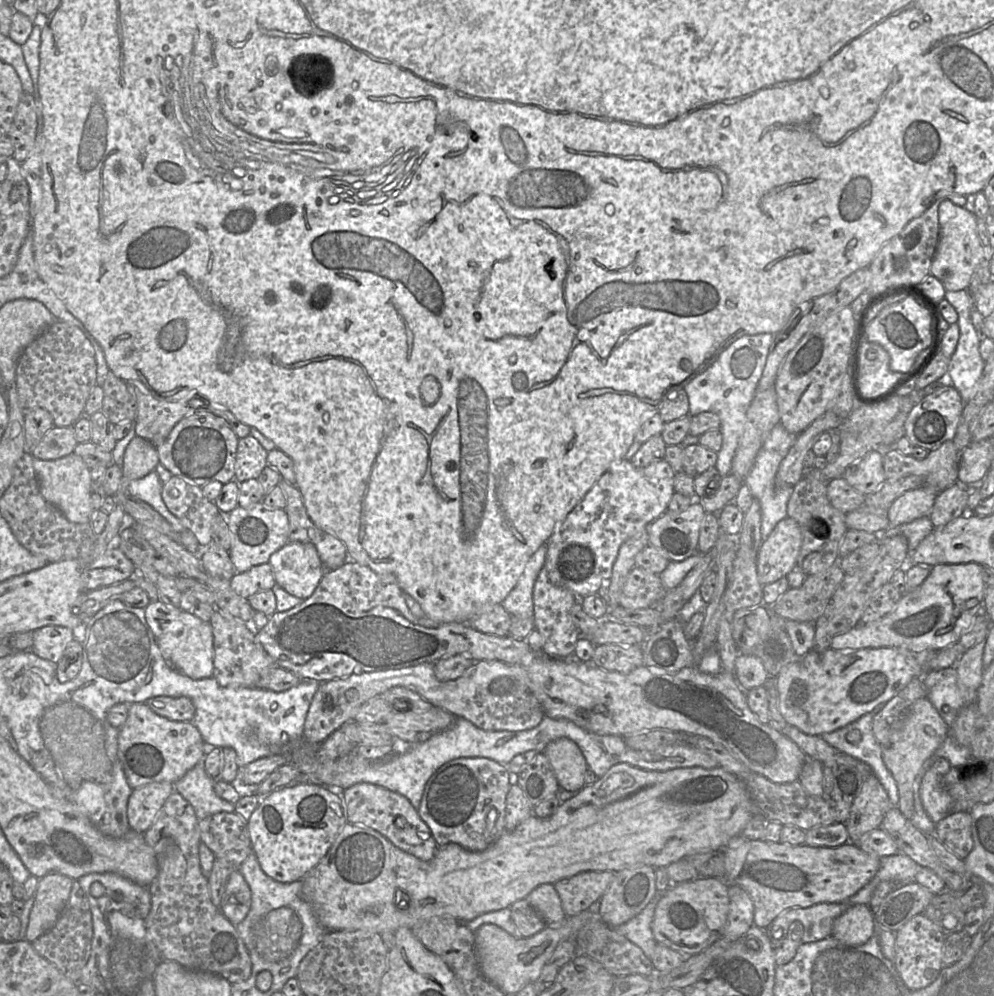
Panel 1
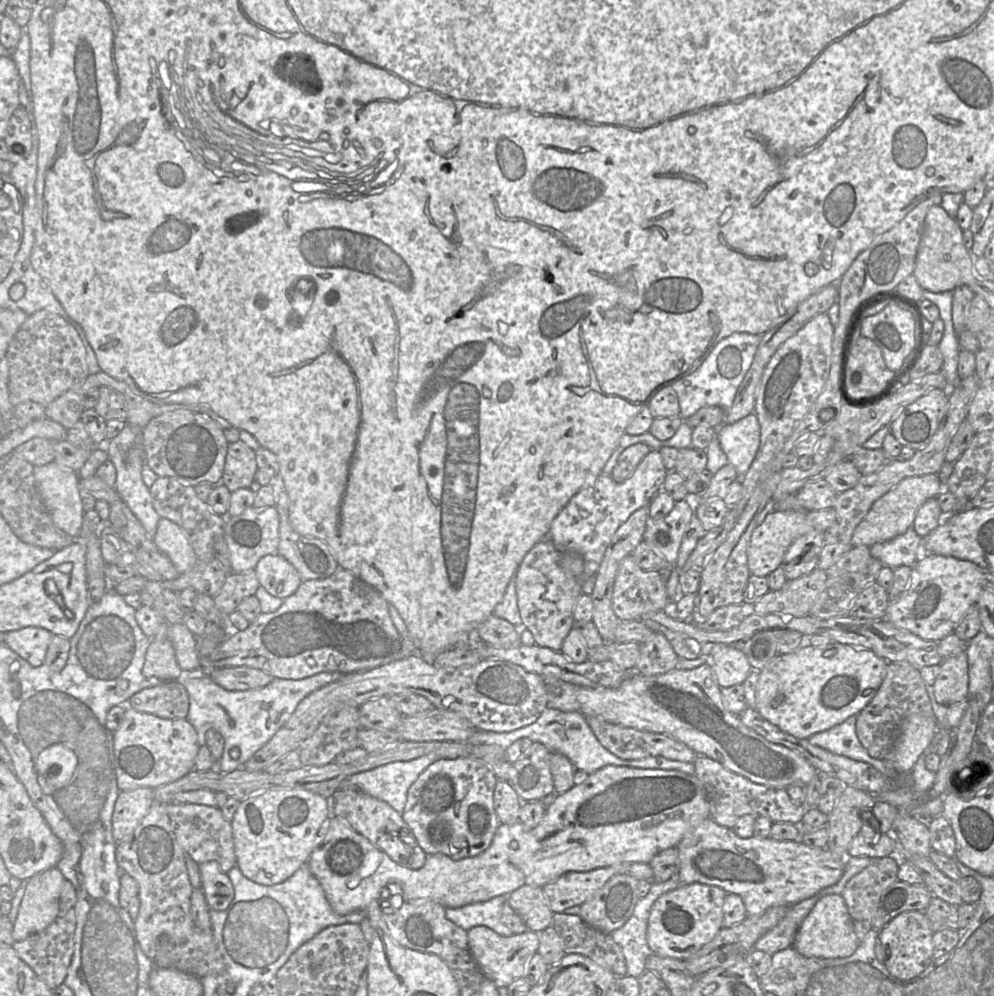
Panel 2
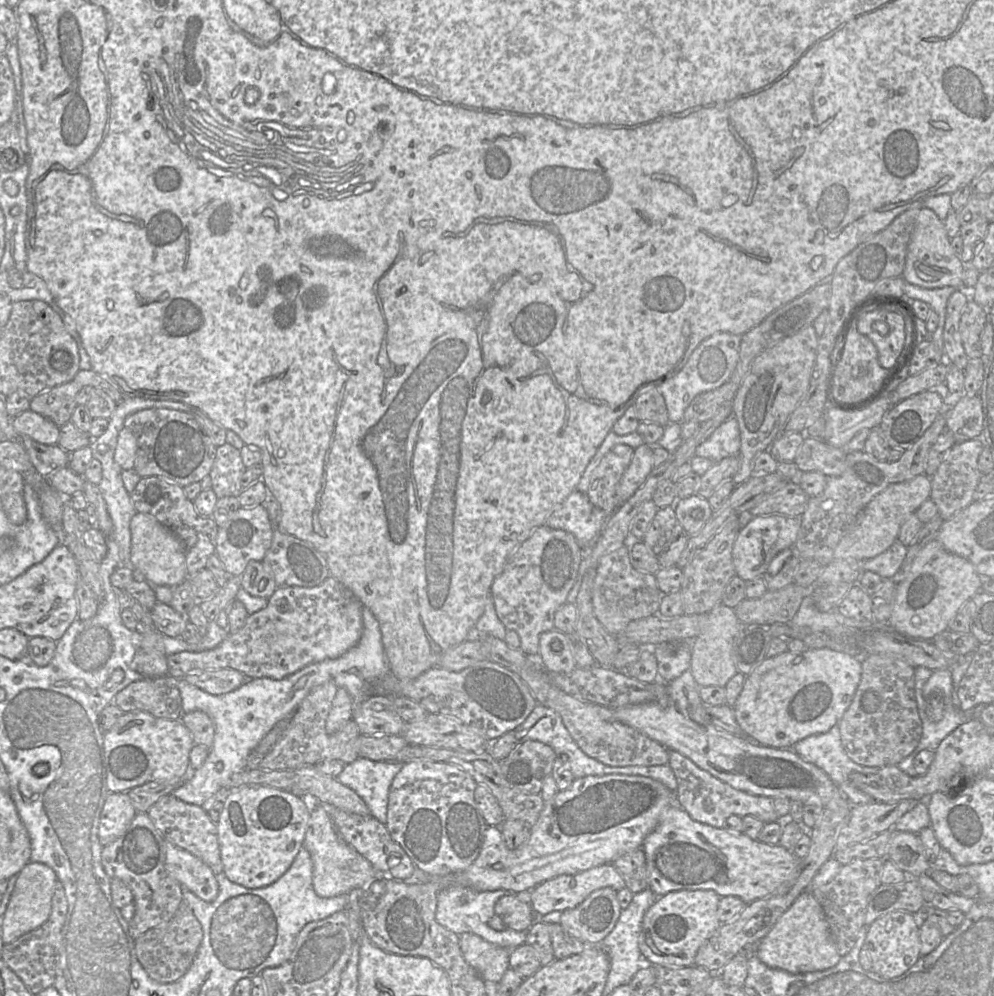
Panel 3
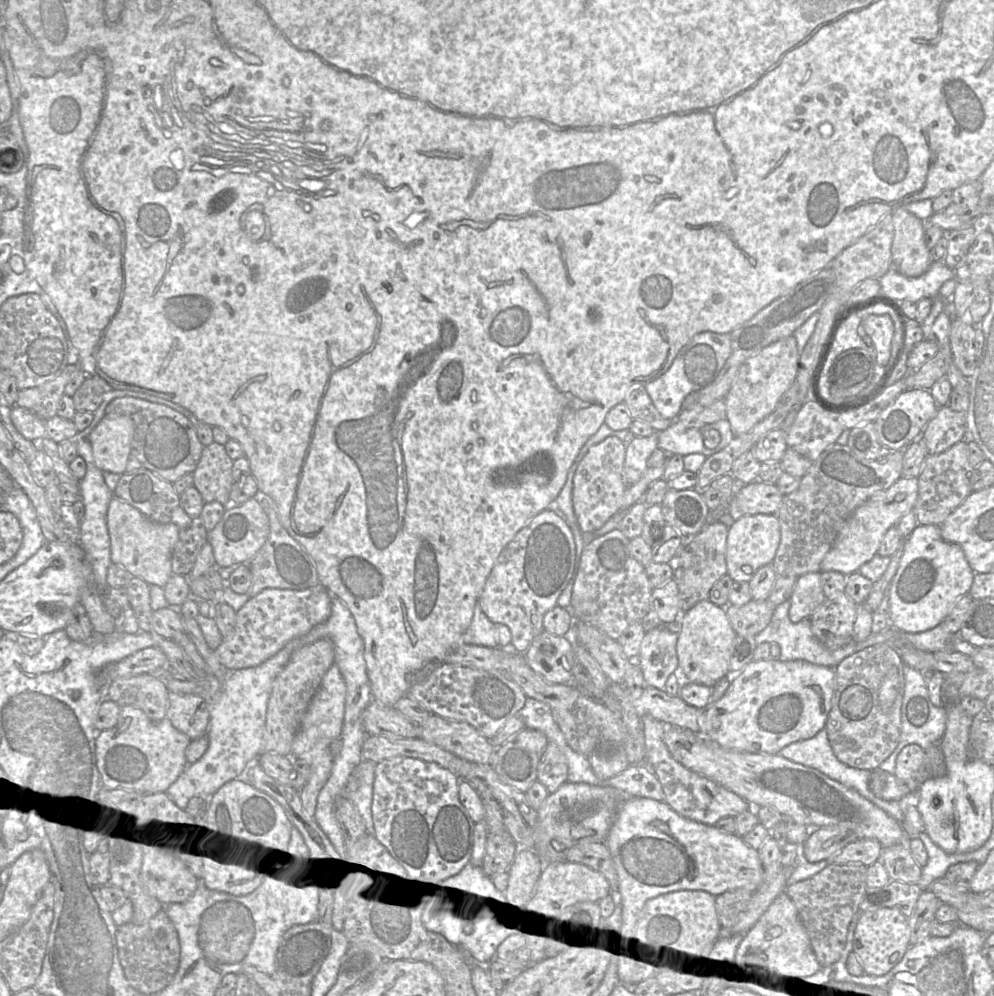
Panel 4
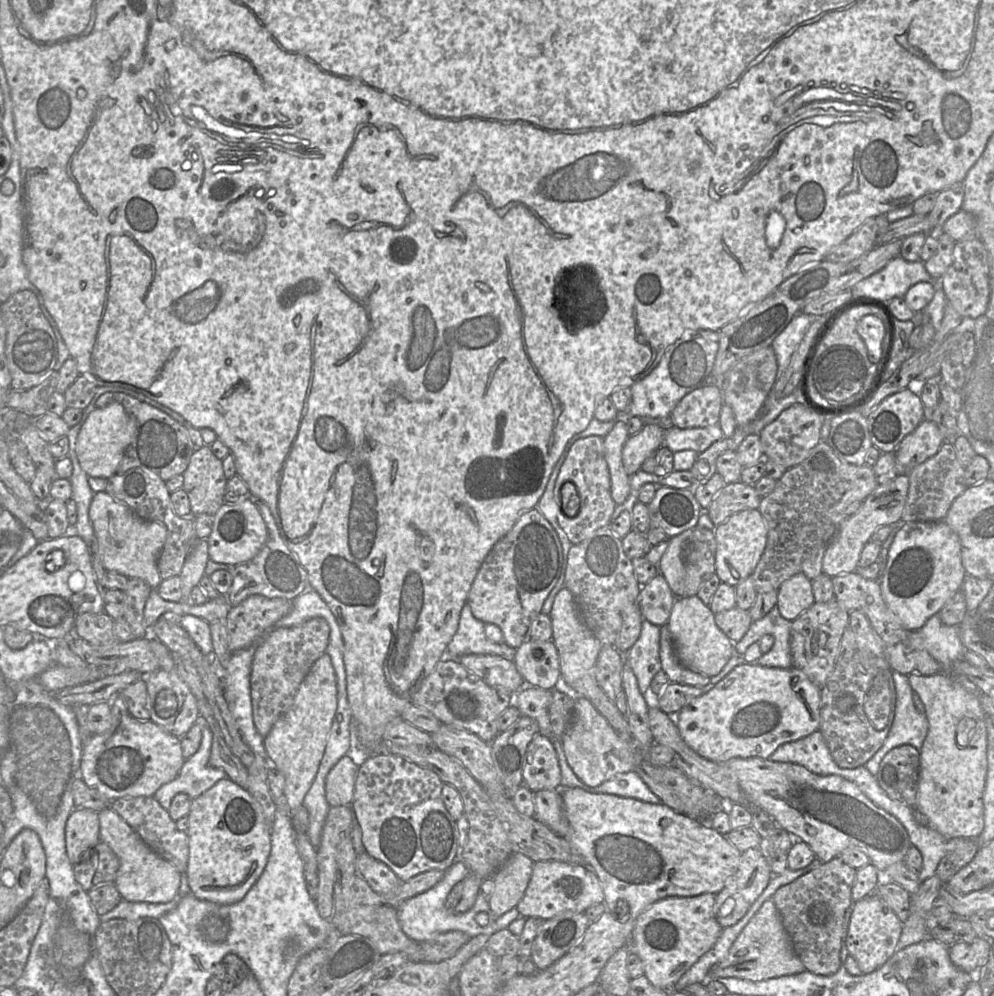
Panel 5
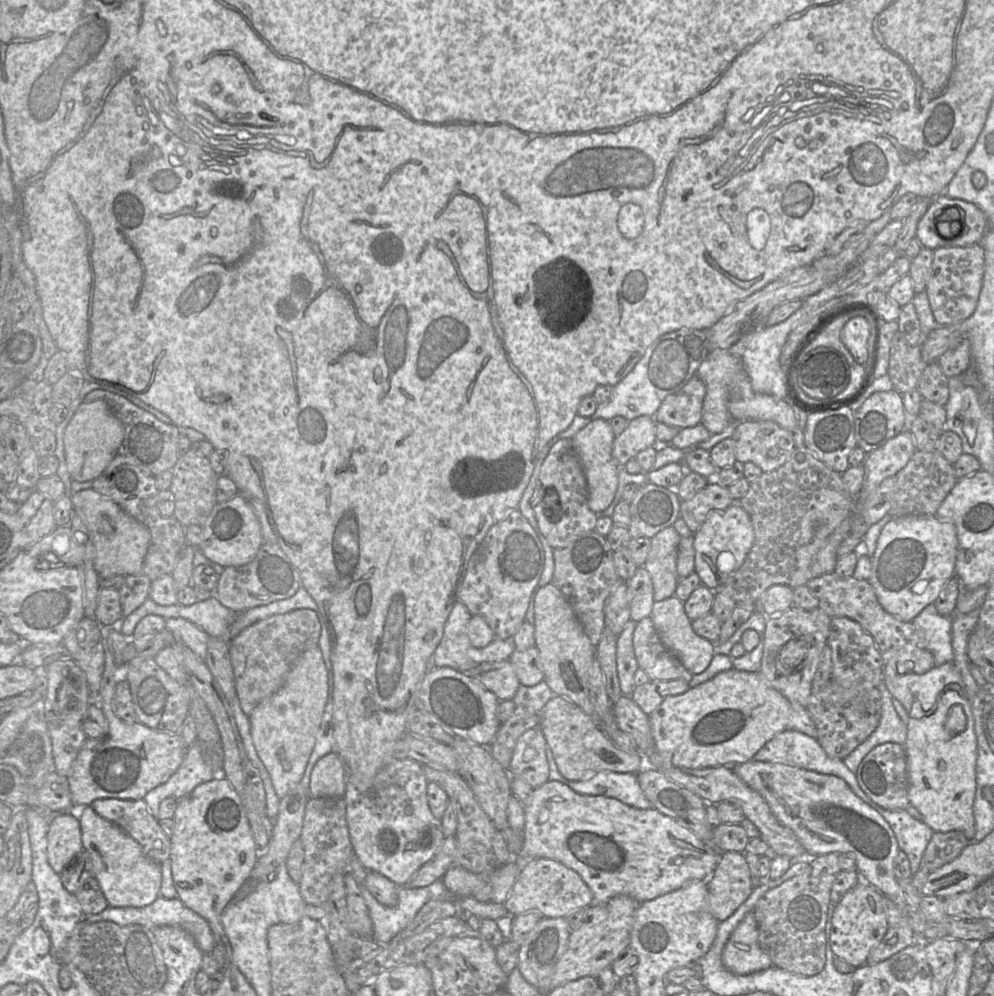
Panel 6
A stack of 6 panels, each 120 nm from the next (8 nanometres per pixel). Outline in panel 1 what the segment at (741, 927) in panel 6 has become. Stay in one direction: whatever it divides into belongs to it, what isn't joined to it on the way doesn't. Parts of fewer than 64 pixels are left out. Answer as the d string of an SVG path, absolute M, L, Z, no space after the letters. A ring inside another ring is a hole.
M865 904L848 908L833 924L831 937L848 946L866 943L876 935L874 913Z

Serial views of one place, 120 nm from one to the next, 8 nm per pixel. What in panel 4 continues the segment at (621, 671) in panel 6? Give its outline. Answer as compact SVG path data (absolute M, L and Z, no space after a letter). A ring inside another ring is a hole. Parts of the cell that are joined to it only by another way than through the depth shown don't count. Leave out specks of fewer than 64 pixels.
M658 625L645 632L636 662L646 686L664 689L669 676L678 668L677 632Z

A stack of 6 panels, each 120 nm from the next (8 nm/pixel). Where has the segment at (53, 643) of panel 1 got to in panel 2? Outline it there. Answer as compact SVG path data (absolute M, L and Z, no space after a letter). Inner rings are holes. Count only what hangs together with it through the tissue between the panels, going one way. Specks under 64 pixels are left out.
M26 627L4 633L3 644L21 656L31 666L45 663L48 646L54 635L44 628Z

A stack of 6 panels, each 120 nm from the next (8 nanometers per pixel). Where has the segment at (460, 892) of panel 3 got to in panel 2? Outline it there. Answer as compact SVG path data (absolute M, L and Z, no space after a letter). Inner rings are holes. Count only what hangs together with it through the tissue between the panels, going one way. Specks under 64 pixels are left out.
M501 895L460 908L446 908L445 915L448 920L466 931L476 926L485 926L500 936L510 937L514 934L501 921L501 912L506 901L507 895Z

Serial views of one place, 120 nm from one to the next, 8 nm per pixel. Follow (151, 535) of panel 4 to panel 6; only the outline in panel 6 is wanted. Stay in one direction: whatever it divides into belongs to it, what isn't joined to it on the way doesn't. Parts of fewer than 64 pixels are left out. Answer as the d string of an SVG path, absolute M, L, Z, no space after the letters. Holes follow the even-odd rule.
M92 488L73 493L71 501L74 509L83 513L86 518L91 540L95 547L94 568L102 580L114 576L130 576L143 574L143 563L150 544L151 533L149 529L141 522L127 514L110 497L104 496Z

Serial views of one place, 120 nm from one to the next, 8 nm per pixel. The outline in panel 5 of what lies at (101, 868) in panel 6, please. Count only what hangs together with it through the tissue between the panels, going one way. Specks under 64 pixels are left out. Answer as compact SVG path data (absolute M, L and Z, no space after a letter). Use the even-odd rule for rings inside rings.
M111 808L101 810L98 815L100 841L112 849L120 862L114 885L122 899L153 904L176 900L181 884L179 871L149 848L129 824Z

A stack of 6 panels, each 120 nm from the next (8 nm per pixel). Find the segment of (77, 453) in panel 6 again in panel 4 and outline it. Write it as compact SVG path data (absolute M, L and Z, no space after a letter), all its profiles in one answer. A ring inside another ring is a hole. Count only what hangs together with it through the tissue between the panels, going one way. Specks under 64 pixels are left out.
M106 414L89 435L94 464L103 472L125 473L133 433L129 416Z

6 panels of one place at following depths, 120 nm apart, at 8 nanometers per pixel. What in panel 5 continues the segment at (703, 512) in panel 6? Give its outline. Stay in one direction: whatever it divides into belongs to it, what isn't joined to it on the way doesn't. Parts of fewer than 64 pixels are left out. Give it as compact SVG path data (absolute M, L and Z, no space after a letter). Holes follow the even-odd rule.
M729 483L714 496L710 506L704 511L713 524L719 525L737 512L758 509L762 497L753 485Z

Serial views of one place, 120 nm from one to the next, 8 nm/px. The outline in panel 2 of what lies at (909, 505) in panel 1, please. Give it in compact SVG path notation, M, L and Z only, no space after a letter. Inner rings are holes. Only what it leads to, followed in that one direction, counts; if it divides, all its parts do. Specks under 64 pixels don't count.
M937 474L909 477L901 480L890 491L879 498L864 519L855 528L851 545L871 547L875 543L891 540L912 528L918 509L930 498L942 492L943 484Z

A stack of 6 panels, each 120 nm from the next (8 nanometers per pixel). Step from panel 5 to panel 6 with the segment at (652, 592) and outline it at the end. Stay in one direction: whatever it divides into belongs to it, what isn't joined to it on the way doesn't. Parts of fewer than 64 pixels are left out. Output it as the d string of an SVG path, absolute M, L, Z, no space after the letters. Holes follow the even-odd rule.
M638 567L635 574L626 582L631 620L638 622L649 617L655 602L653 583L649 572L643 567Z

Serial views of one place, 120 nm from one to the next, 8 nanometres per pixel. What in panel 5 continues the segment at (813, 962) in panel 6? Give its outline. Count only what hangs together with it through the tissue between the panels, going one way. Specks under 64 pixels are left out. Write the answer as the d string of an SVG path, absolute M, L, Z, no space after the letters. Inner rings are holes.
M836 857L781 886L771 897L793 950L808 972L827 976L841 966L842 925L847 909L854 904L852 886L856 871Z

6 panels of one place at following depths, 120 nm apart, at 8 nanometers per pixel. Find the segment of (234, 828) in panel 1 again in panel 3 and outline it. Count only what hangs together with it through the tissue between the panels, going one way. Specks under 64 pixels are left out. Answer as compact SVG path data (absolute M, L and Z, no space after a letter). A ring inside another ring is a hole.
M167 795L153 804L147 814L166 841L200 859L214 875L223 873L217 827L208 818L207 811L199 806L184 803L173 795Z

